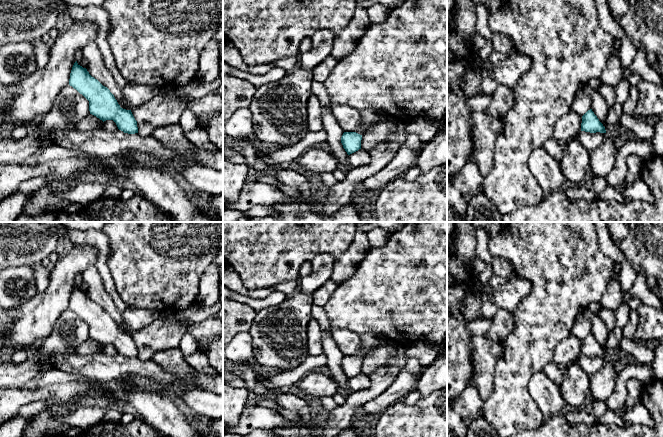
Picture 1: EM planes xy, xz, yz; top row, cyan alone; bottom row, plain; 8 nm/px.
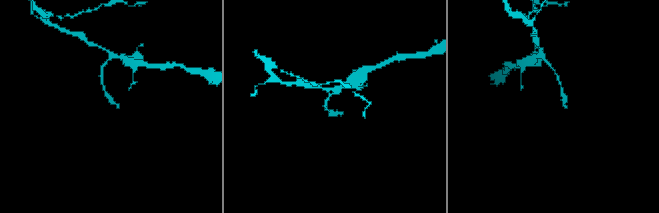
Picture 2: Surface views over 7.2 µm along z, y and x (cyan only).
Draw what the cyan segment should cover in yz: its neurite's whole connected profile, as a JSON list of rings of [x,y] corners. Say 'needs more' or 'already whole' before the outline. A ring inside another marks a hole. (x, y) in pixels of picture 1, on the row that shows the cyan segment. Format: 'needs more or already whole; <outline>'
already whole; [[[592,109],[588,110],[582,116],[581,131],[590,132],[590,133],[606,133],[605,127],[599,121],[597,116],[594,114]]]

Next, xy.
already whole; [[[77,61],[70,73],[69,85],[89,101],[90,114],[103,122],[113,120],[124,133],[138,133],[137,121],[131,110],[121,108],[110,90],[92,77]]]

